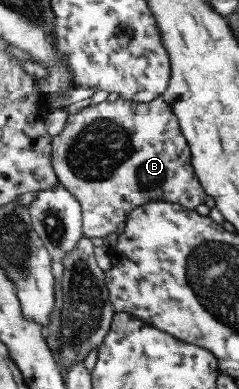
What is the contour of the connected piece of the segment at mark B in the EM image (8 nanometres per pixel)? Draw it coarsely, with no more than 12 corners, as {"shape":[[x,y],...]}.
{"shape":[[162,96],[68,114],[51,138],[82,237],[206,193]]}

